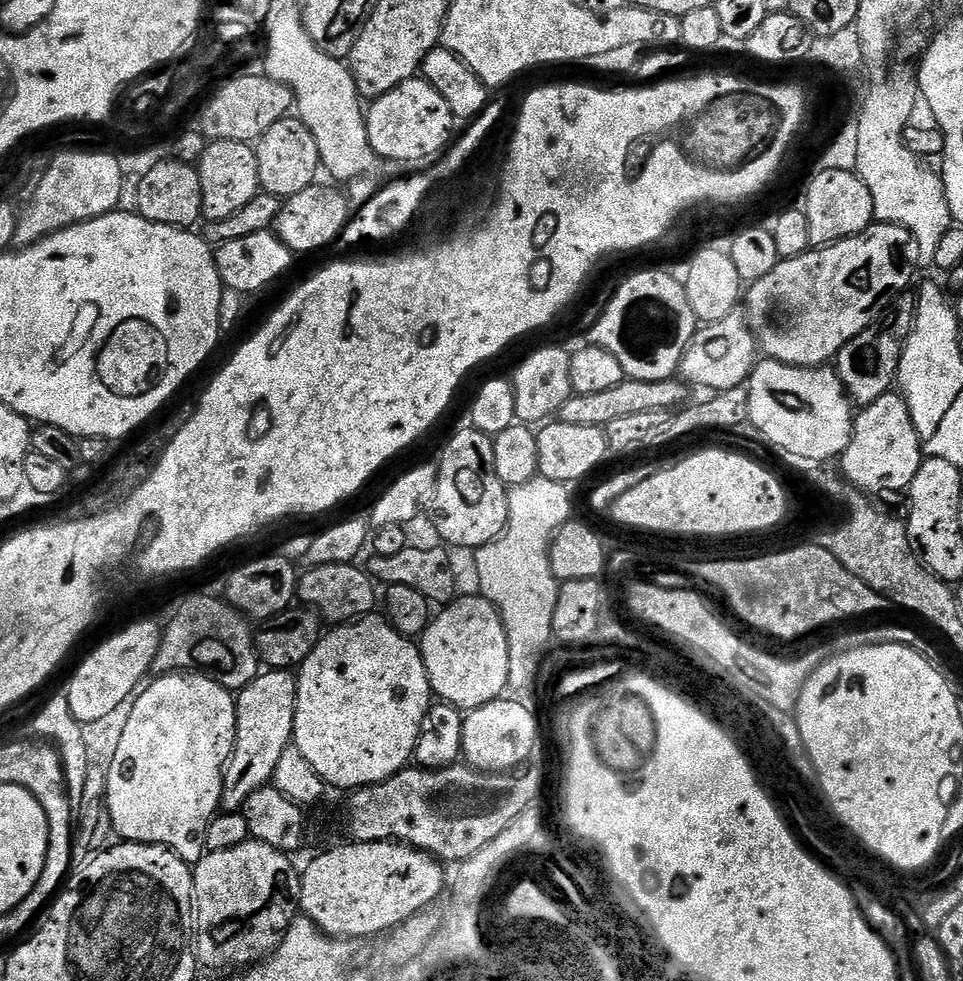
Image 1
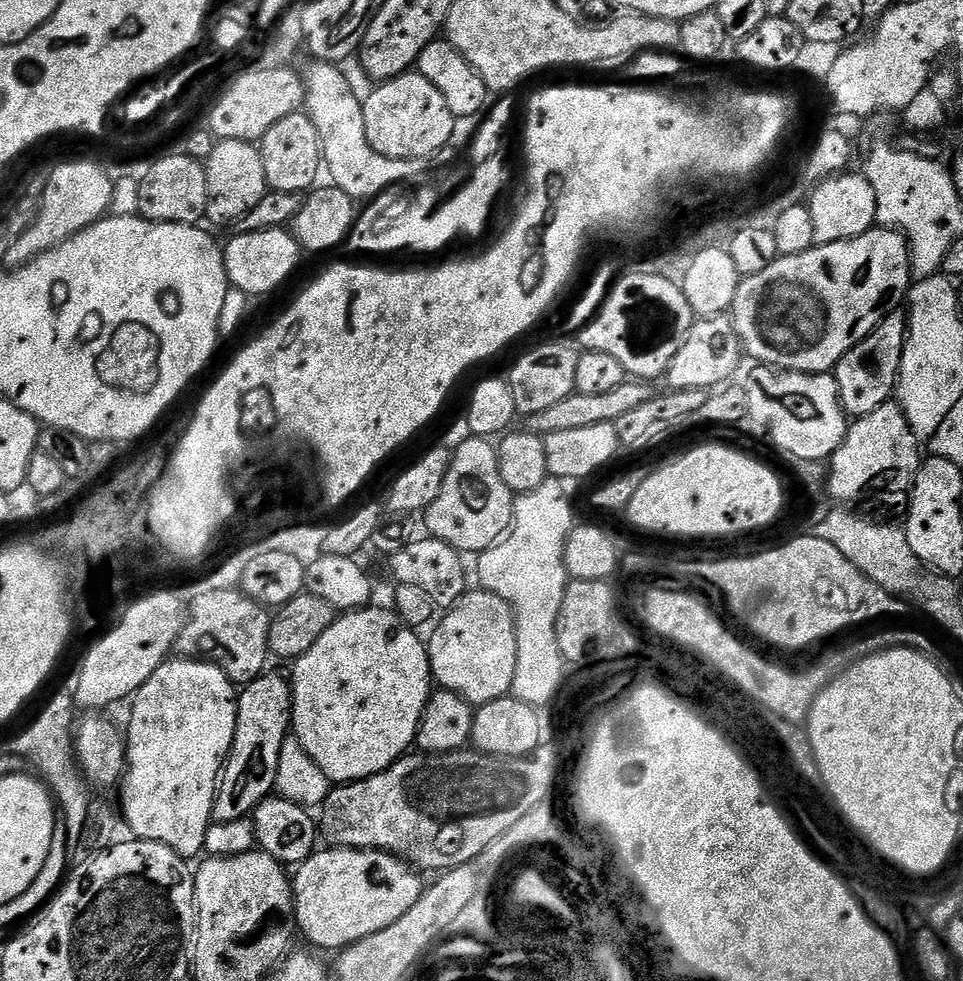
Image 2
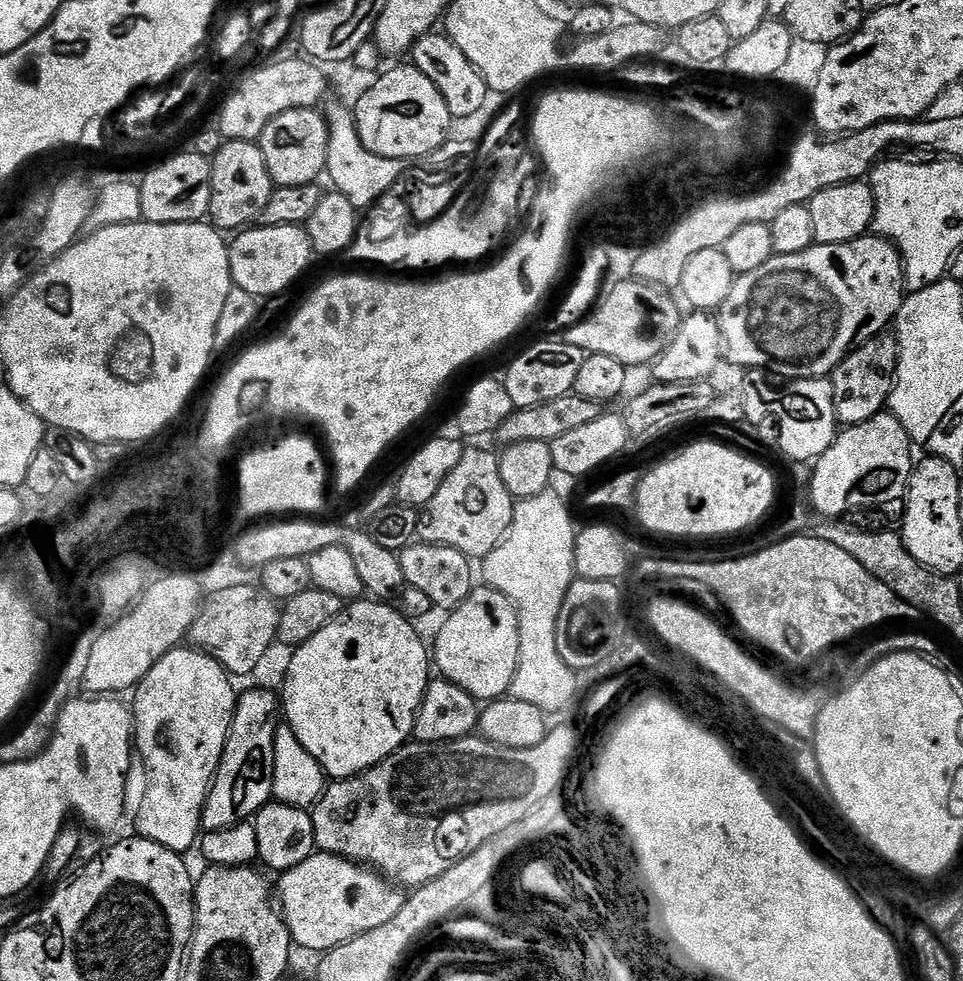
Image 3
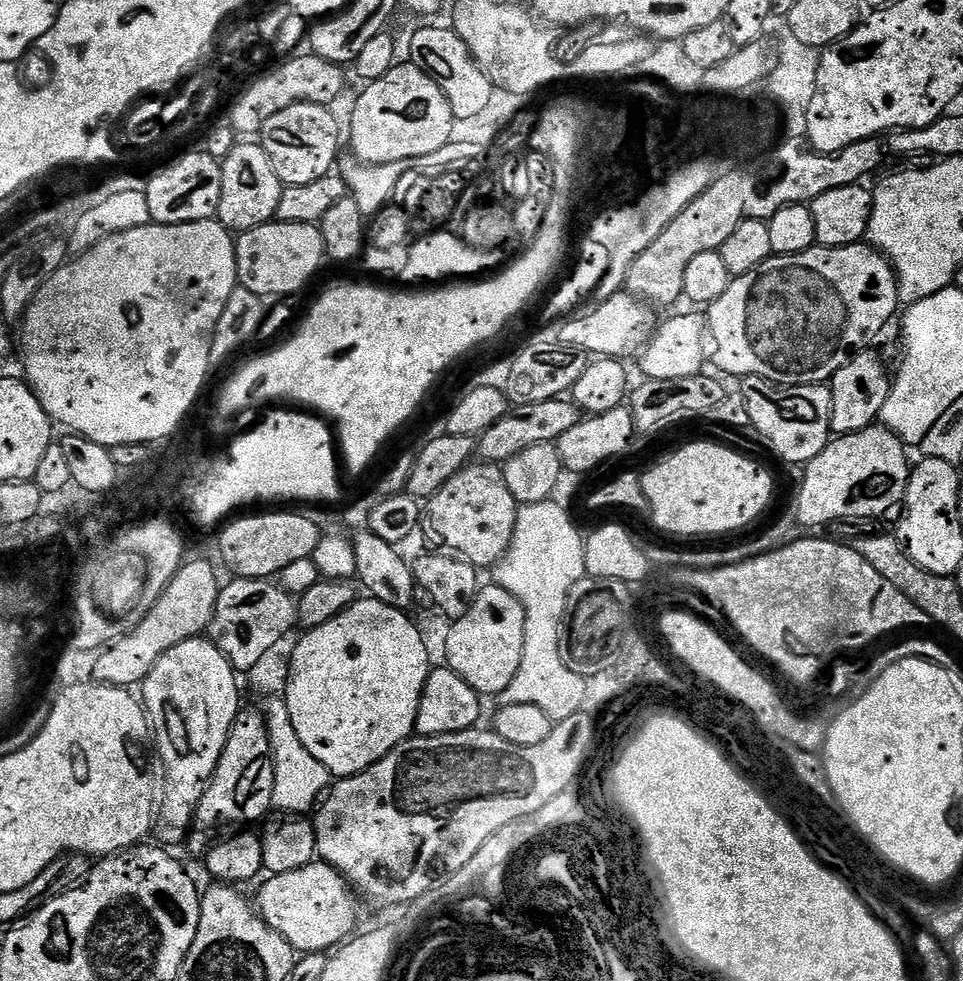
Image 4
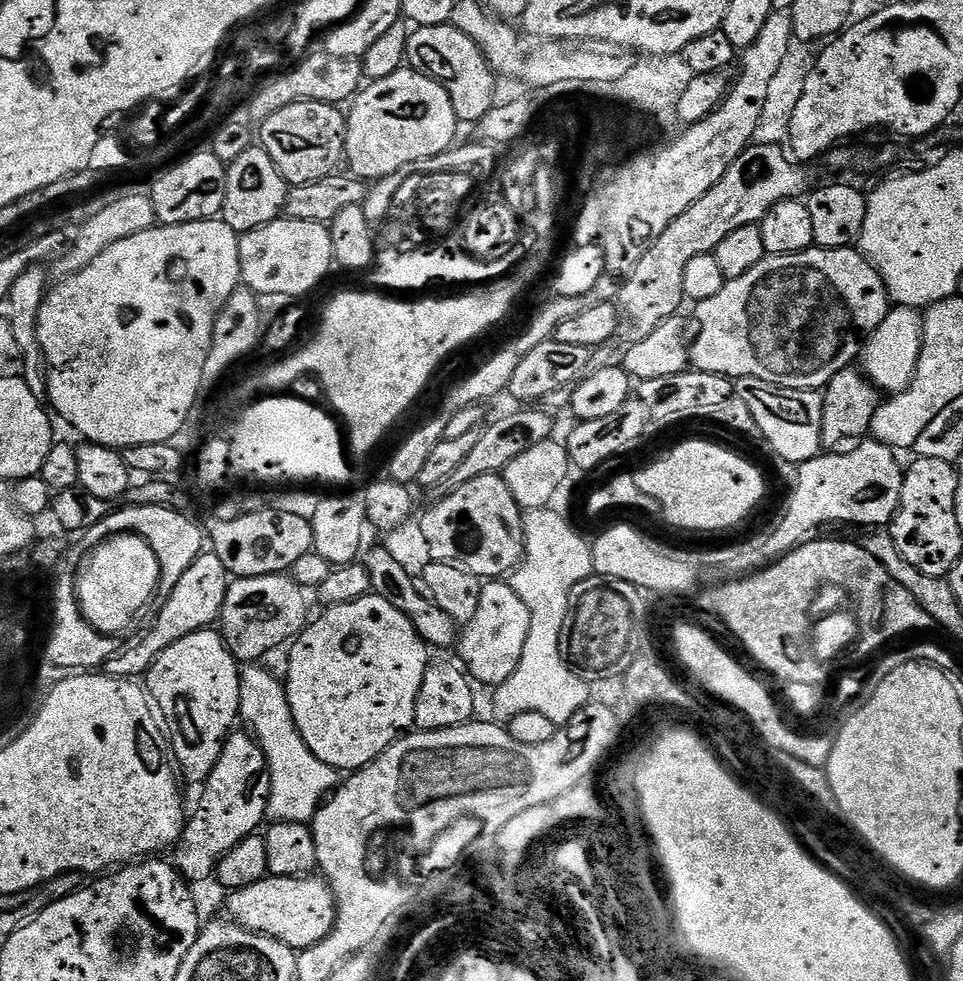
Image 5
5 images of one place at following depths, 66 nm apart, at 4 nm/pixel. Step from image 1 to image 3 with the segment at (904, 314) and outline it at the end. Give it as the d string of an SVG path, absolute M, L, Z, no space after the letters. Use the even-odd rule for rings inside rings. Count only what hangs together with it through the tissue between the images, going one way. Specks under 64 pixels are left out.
M881 334L874 340L867 340L862 346L853 348L852 353L832 371L832 393L836 419L841 425L861 424L885 411L892 393L892 384L896 381L896 359L900 356L899 347L891 335Z

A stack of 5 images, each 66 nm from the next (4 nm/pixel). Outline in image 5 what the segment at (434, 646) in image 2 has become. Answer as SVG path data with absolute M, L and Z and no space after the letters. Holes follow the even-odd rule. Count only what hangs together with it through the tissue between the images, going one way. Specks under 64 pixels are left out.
M485 583L478 601L477 613L468 624L463 625L458 636L459 663L477 685L505 684L510 674L518 670L522 646L526 646L526 634L530 634L530 610L526 610L526 602L518 598L511 583Z

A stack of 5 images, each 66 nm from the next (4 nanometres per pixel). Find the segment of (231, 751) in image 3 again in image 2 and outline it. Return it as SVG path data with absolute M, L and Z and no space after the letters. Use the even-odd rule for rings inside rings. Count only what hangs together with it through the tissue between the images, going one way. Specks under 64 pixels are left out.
M261 674L256 680L243 685L236 702L236 733L232 749L228 751L227 761L222 769L216 789L216 801L212 818L215 823L234 822L235 819L251 817L258 805L273 795L278 774L278 758L282 754L284 741L289 739L292 728L292 685L280 676Z

